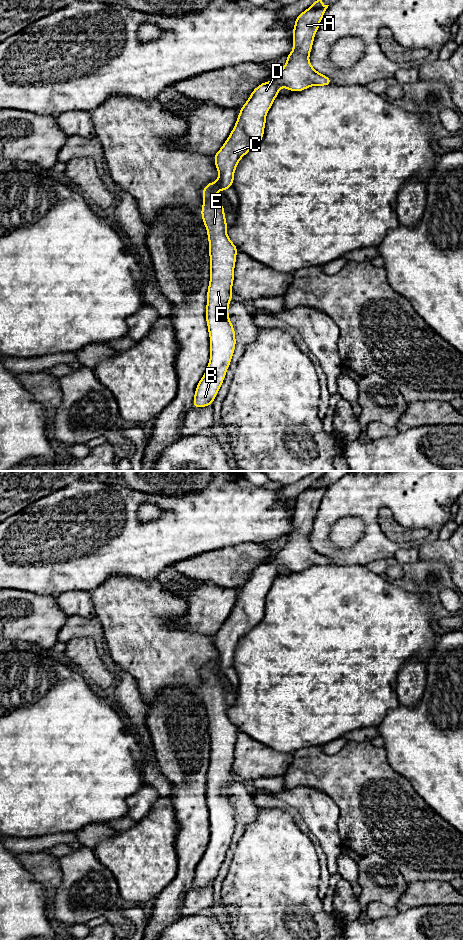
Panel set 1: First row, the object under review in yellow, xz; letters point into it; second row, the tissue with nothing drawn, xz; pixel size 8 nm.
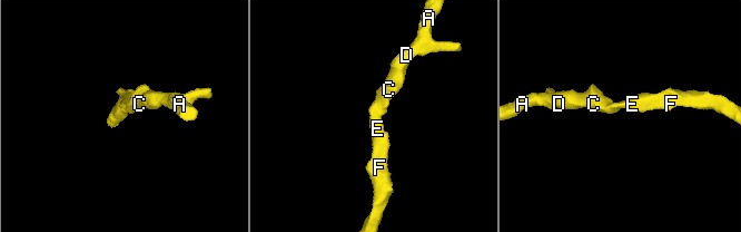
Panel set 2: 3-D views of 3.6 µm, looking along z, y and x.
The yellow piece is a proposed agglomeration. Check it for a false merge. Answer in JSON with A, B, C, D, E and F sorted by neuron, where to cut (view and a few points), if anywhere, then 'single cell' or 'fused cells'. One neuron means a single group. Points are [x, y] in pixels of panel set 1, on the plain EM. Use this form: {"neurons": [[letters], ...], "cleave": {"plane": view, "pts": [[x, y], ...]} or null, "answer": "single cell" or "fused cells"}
{"neurons": [["A", "B", "C", "D", "E", "F"]], "cleave": null, "answer": "single cell"}

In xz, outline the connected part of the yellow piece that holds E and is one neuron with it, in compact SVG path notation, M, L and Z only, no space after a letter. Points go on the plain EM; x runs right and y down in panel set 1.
M320 477L315 480L308 489L299 494L295 499L295 506L292 509L293 530L287 535L287 541L284 547L274 555L271 562L265 561L257 566L250 574L249 579L241 587L238 599L229 617L221 629L213 636L215 646L218 650L218 660L208 663L202 670L204 682L201 689L201 696L207 710L209 720L208 732L210 735L210 761L206 784L206 802L210 816L210 839L207 849L196 867L193 888L202 888L213 884L225 859L226 851L229 848L236 826L235 810L229 798L228 788L232 780L232 765L234 762L234 748L238 728L227 715L224 686L218 680L216 669L218 668L223 673L224 670L232 667L235 649L239 641L263 619L266 595L273 581L279 575L279 569L281 567L285 567L289 571L299 572L315 565L327 566L332 564L331 559L317 552L309 541L315 514L329 486L324 485L322 479L323 477Z

